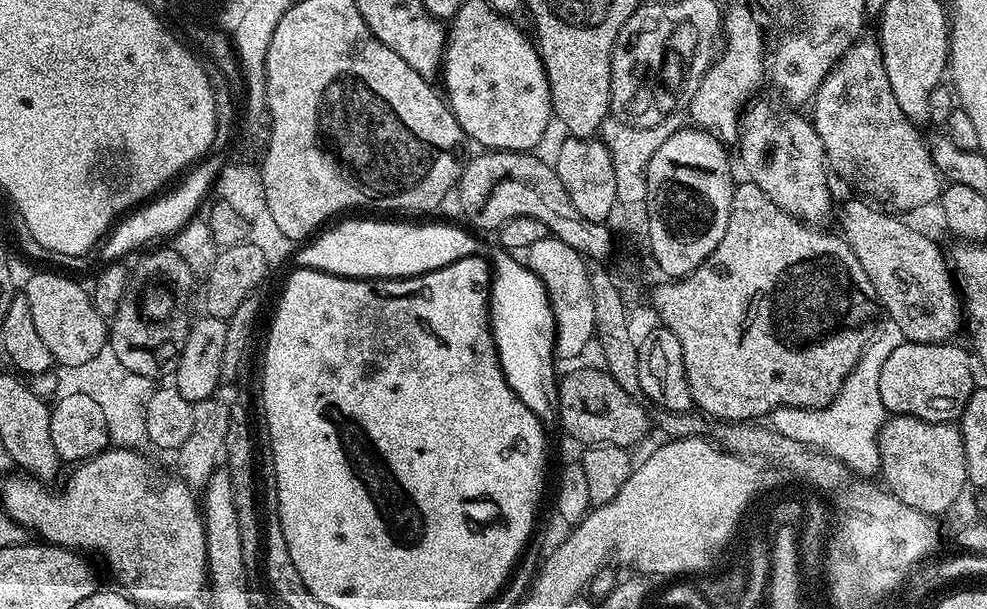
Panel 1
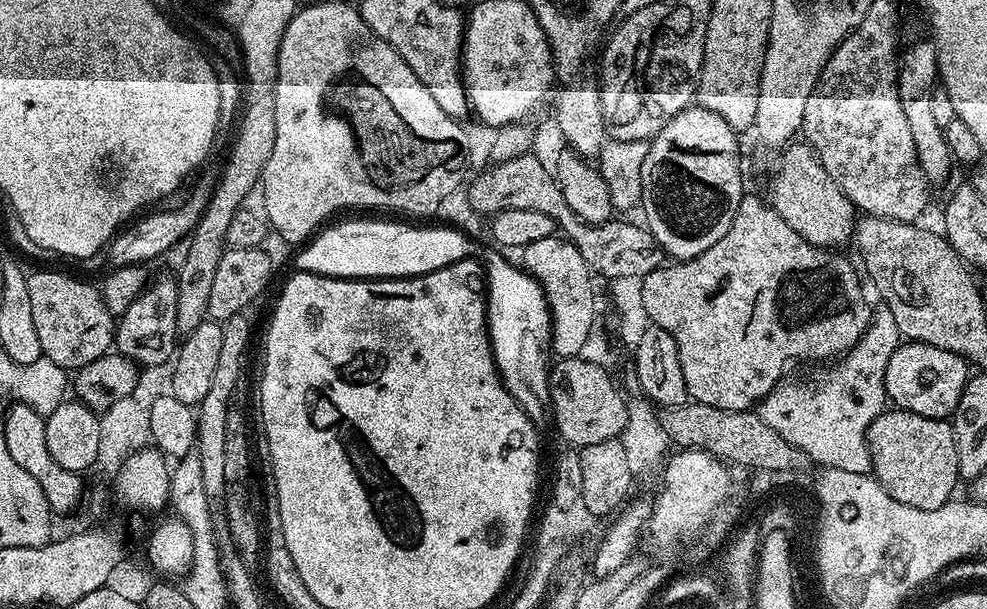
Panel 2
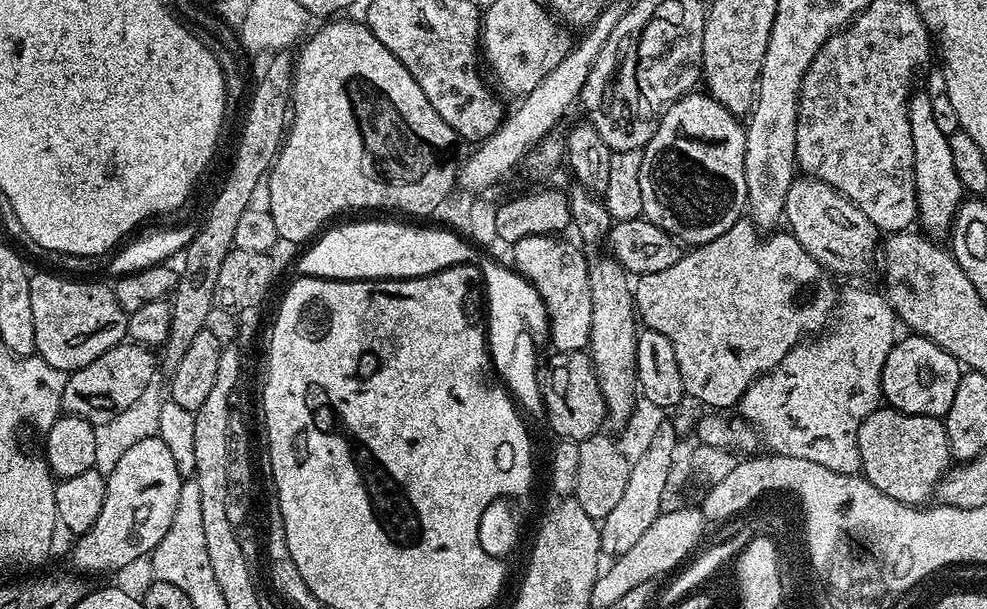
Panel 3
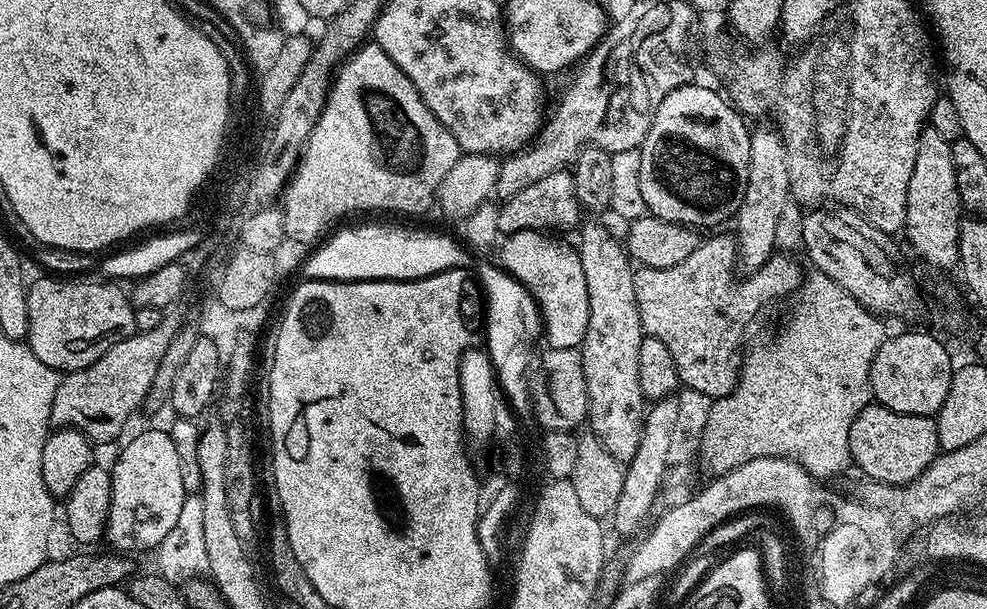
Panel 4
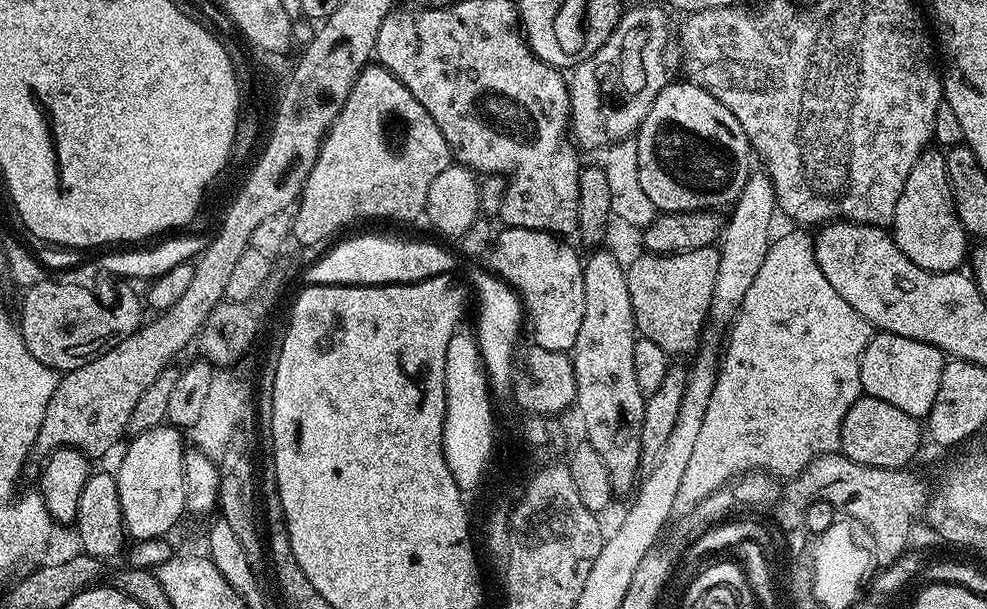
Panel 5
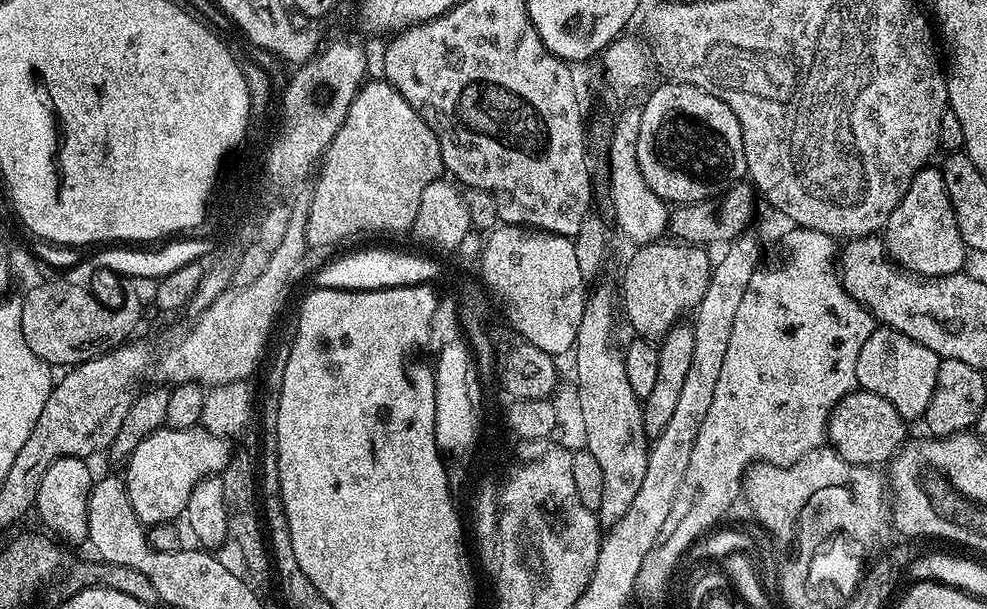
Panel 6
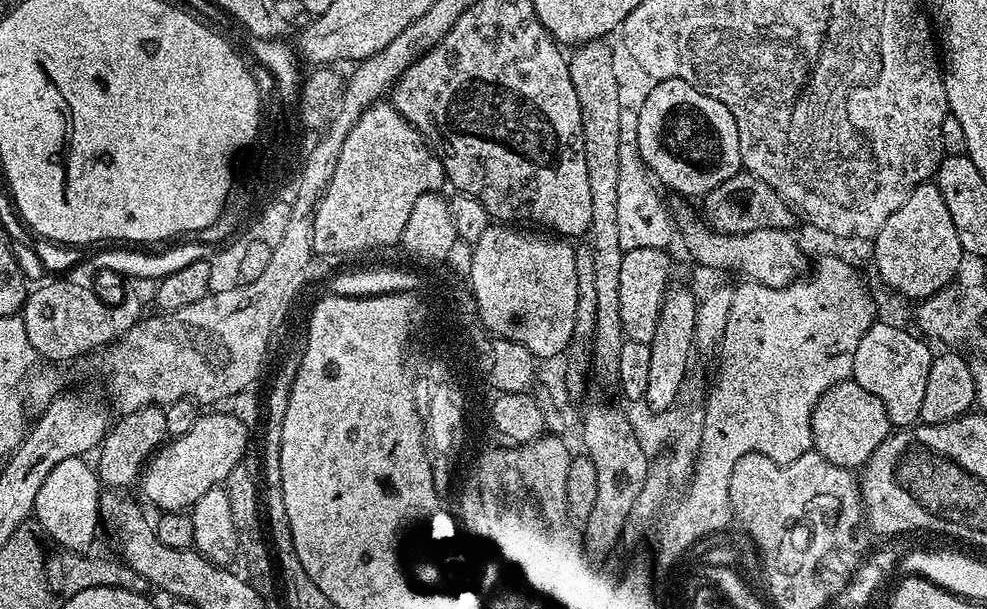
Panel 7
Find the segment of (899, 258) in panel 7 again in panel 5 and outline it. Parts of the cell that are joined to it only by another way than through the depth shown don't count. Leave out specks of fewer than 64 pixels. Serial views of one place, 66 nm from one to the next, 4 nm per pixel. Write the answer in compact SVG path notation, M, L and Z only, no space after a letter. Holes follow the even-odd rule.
M924 151L918 162L914 162L914 170L910 170L906 186L902 186L902 198L898 198L890 231L898 250L902 250L906 258L922 270L954 272L969 255L970 237L956 213L950 178L944 165L944 152L932 151Z

